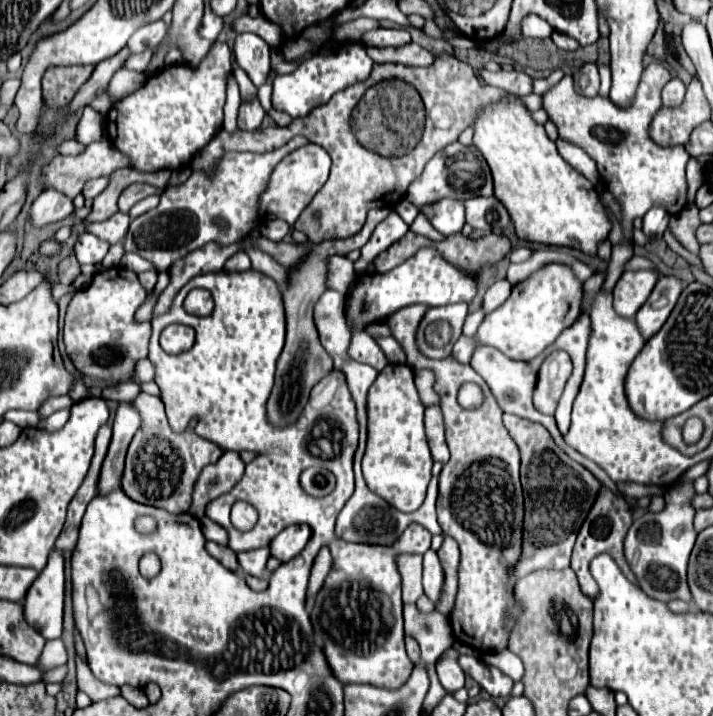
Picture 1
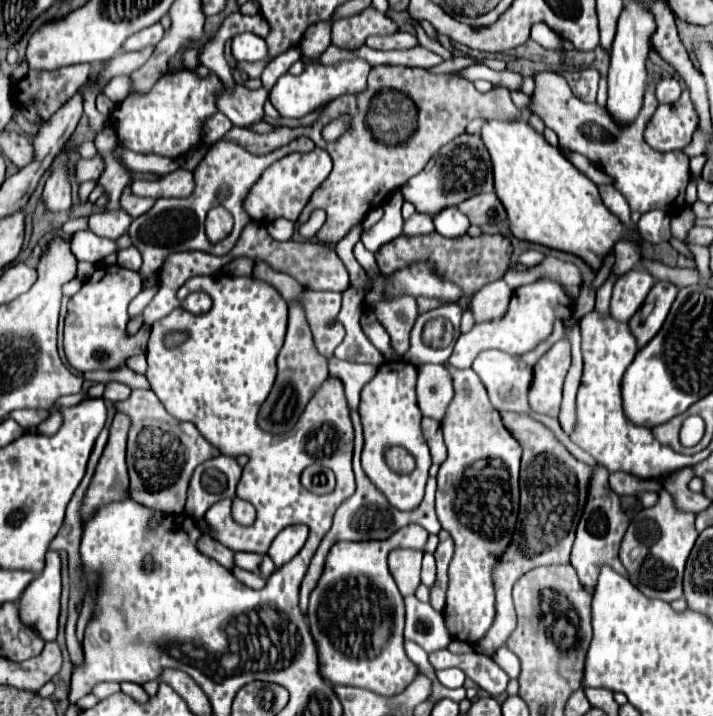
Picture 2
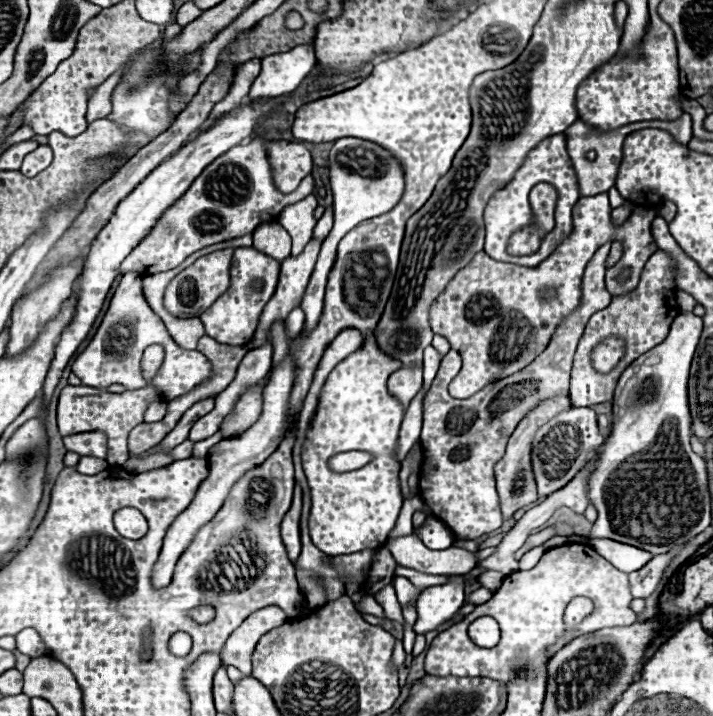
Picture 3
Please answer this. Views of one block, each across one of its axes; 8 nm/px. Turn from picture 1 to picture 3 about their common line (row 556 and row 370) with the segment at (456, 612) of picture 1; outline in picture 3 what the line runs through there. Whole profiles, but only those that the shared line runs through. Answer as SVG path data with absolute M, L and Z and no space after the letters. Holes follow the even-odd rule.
M608 192L580 198L572 210L570 236L566 236L566 240L562 240L562 244L558 244L556 250L546 260L542 260L538 266L528 268L528 266L518 266L518 264L510 264L510 262L498 262L498 260L492 260L490 256L486 256L484 252L478 252L472 258L472 262L466 268L462 268L462 272L458 272L458 276L454 276L454 280L450 280L450 284L446 286L442 296L438 296L438 300L430 308L430 326L432 326L434 334L446 336L450 346L454 350L458 350L462 356L462 370L448 386L452 398L460 398L460 400L470 398L472 394L482 390L486 384L502 380L502 378L522 370L546 348L554 330L570 316L570 312L574 312L578 308L580 298L582 298L582 292L580 292L582 272L584 272L588 260L592 258L592 254L606 240L622 240L622 244L624 244L624 254L622 254L620 264L606 272L606 288L610 290L610 294L616 294L616 296L626 294L636 288L646 260L658 250L656 240L652 236L652 220L656 218L656 210L638 206L622 226L612 224L610 212L612 212L612 208L608 202ZM624 268L630 270L630 276L624 282L620 282L618 276L624 272ZM546 286L556 288L558 296L554 296L552 300L544 300L542 288L546 288Z

